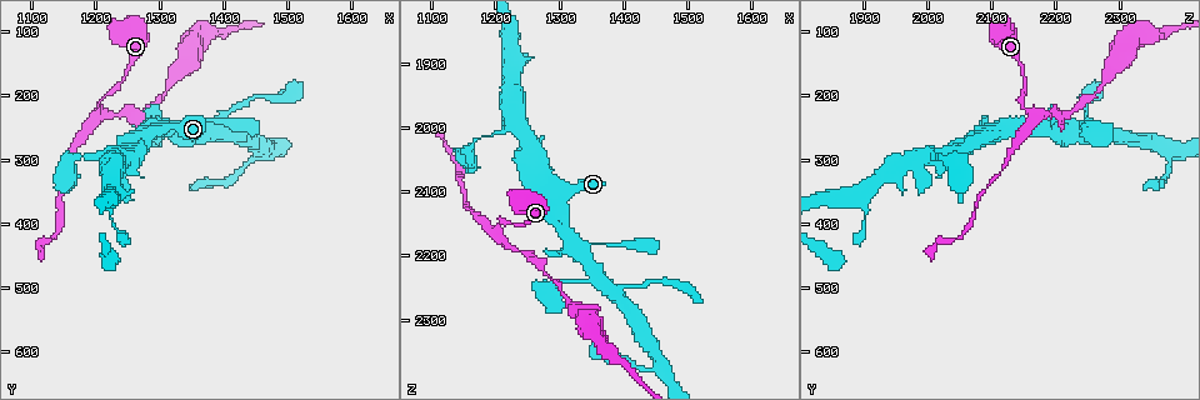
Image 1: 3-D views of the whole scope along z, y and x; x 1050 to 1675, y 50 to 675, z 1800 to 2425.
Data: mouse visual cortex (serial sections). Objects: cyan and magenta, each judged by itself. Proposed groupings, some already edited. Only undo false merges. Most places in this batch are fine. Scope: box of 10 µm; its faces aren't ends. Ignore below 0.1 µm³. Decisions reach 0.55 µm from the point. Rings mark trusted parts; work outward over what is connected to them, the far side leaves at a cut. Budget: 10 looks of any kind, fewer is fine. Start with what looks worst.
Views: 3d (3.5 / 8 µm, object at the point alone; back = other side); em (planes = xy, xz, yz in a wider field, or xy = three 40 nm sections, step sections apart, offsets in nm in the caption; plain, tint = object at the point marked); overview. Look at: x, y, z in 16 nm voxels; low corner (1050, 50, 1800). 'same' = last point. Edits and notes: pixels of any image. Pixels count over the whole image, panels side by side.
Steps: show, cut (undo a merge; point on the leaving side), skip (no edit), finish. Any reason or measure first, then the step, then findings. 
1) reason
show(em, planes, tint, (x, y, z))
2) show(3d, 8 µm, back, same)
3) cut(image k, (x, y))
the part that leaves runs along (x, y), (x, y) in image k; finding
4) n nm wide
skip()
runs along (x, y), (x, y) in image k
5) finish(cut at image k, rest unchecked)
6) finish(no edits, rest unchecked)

thick turns thin
show(3d, 3.5 µm, (1405, 225, 2250))

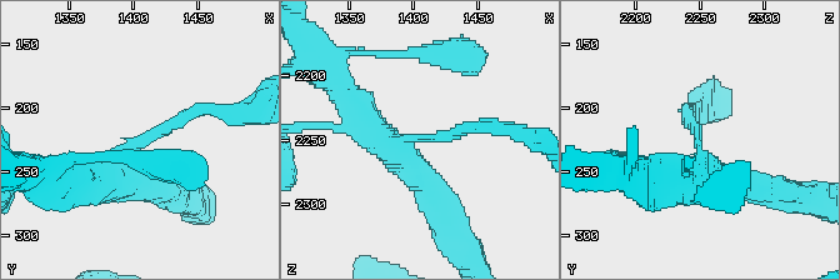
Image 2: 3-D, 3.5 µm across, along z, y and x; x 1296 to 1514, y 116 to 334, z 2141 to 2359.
shape alone is not enough
show(em, xy, step 2, tint, (1404, 228, 2248))

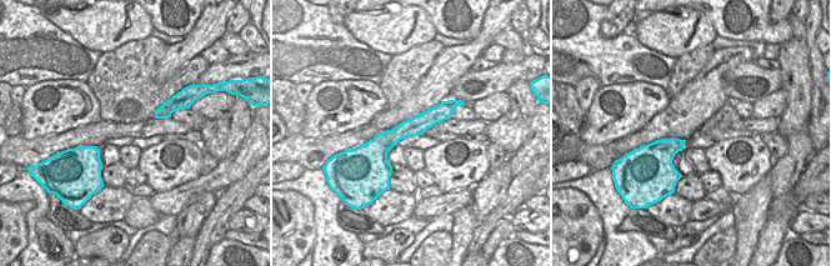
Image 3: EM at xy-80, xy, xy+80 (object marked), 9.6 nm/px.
skip()
one cell here

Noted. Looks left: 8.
sudden change in width
show(3d, 3.5 µm, (1290, 245, 2240))

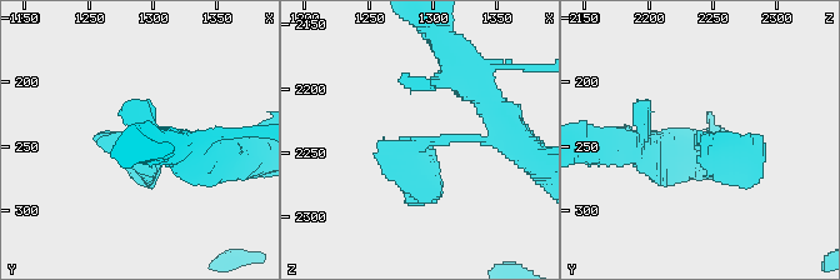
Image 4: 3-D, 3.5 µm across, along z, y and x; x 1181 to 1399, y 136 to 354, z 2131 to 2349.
need the tissue
show(em, xy, step 5, tint, (1292, 244, 2242))

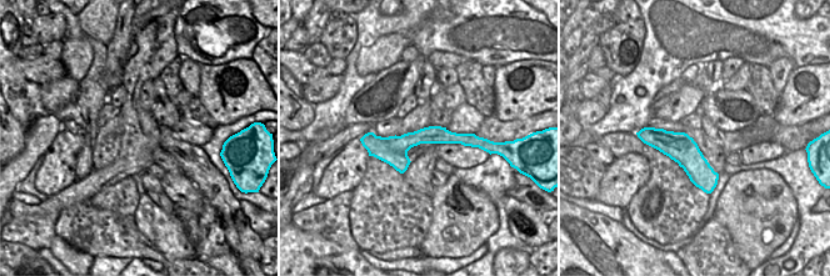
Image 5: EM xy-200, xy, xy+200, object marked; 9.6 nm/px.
skip()
runs along (473, 138), (365, 142) in image 5; all the same cell

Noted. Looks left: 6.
a fork
show(3d, 3.5 µm, (1200, 230, 2170))

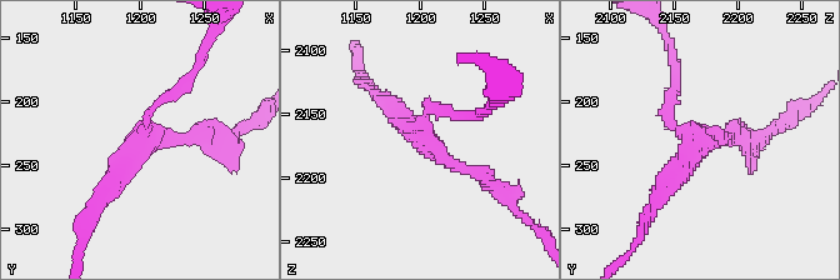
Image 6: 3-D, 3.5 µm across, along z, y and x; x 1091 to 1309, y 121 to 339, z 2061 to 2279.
3 arms; arms of 150, 150, 250 nm; shape alone is not enough
show(em, xy, step 1, tint, (1200, 232, 2168))

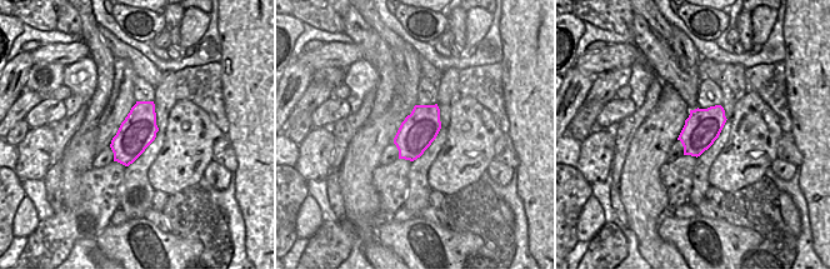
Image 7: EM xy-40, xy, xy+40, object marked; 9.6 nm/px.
skip()
continuous, no second cell

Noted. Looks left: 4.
calibre changes
show(3d, 8 µm, back, (1280, 265, 2085))

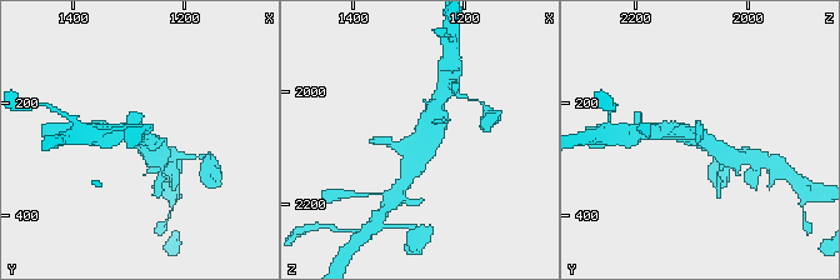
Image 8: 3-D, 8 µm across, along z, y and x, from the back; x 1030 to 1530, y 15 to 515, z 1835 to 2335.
shape alone is not enough
show(em, planes, tint, same)

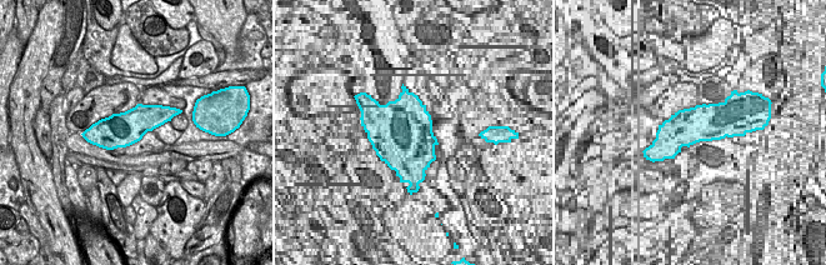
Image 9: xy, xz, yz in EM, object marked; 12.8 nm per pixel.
skip()
runs along (388, 141), (413, 146), (431, 115) in image 8; one cell here

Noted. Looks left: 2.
finish(no edits, rest unchecked)

